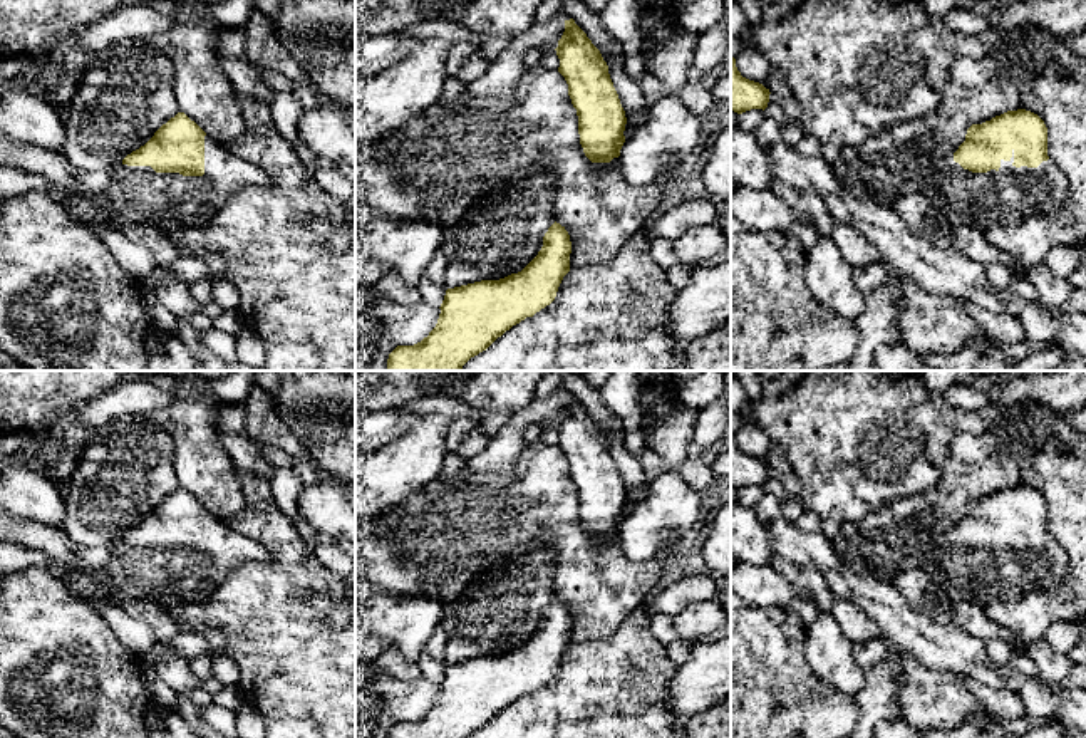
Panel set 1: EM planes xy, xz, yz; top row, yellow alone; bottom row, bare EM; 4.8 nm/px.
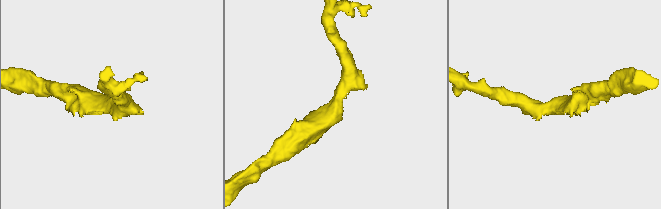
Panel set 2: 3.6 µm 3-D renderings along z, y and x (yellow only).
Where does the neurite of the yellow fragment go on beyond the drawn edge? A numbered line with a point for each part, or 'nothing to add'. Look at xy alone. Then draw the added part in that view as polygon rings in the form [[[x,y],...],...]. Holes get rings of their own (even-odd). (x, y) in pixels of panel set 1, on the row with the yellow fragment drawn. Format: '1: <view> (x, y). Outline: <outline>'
1: xy (166, 202). Outline: [[[206,134],[203,176],[121,163],[109,173],[104,195],[129,223],[169,231],[208,221],[233,195],[256,186],[272,188],[273,179]]]

